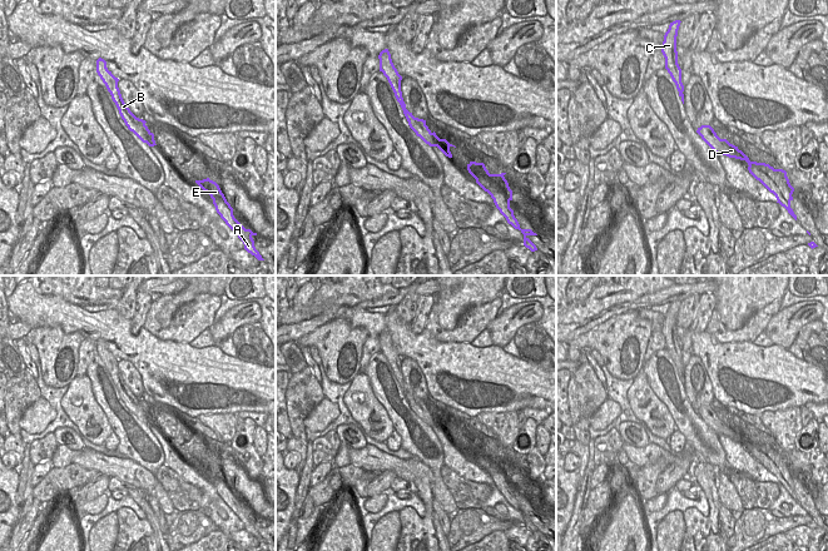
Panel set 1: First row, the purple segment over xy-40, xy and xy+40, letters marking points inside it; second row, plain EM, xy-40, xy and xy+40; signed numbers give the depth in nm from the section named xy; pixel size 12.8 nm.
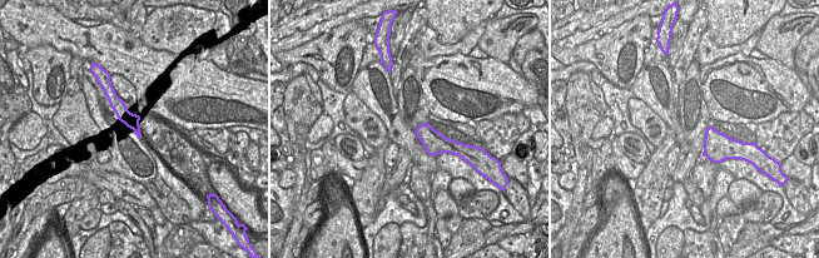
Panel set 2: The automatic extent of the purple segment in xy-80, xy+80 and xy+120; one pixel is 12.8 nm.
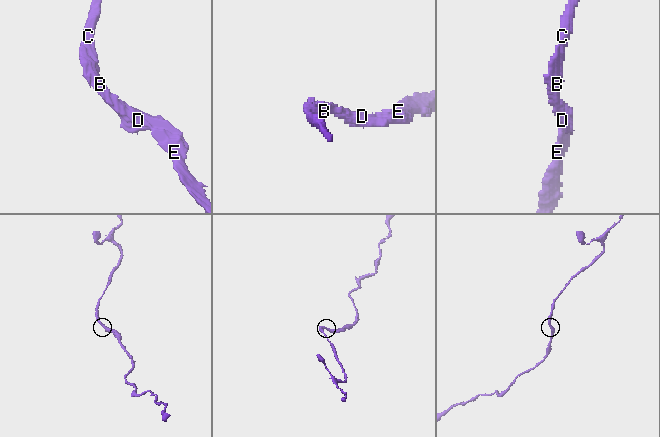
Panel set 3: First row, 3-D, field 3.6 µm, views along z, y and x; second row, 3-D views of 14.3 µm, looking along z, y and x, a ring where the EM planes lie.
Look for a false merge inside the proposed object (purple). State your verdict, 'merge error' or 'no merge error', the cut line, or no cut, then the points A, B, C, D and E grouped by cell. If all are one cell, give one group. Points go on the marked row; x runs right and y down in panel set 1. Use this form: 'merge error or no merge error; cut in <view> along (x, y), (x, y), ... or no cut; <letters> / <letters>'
no merge error; no cut; A B C D E

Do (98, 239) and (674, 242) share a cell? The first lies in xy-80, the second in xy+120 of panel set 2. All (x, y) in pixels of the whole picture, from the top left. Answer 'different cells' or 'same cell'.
same cell

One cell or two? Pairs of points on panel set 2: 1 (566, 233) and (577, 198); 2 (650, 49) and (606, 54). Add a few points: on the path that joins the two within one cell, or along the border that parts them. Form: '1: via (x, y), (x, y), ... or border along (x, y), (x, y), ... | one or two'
1: via (570, 224), (576, 207) | one
2: border along (650, 43), (644, 49), (643, 64) | two

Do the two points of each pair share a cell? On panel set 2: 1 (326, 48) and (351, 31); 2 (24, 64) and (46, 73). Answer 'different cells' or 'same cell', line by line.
1: same cell
2: different cells

